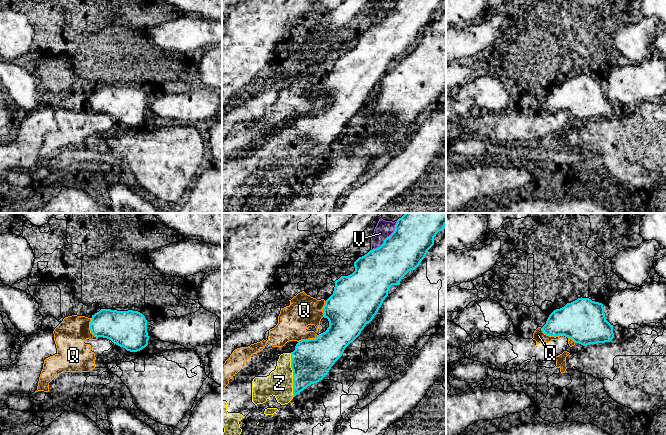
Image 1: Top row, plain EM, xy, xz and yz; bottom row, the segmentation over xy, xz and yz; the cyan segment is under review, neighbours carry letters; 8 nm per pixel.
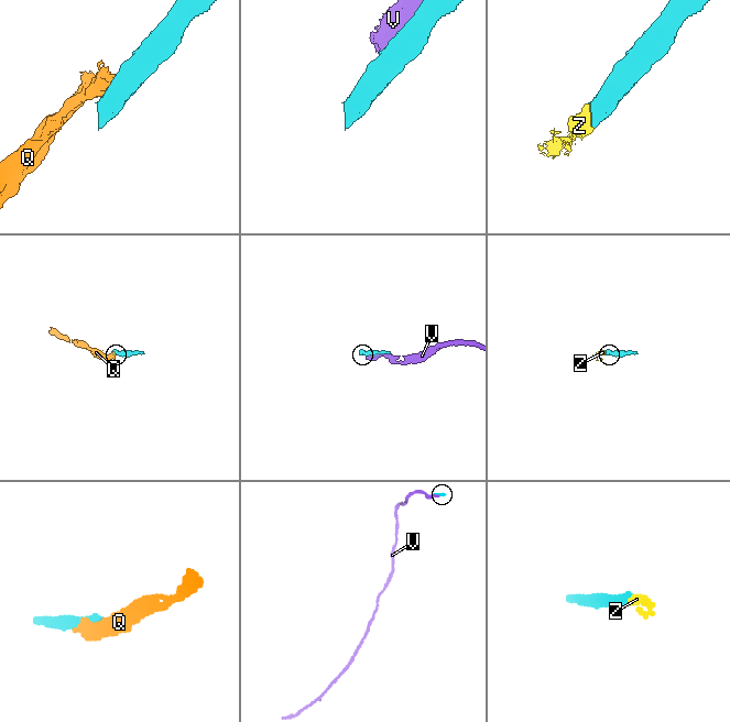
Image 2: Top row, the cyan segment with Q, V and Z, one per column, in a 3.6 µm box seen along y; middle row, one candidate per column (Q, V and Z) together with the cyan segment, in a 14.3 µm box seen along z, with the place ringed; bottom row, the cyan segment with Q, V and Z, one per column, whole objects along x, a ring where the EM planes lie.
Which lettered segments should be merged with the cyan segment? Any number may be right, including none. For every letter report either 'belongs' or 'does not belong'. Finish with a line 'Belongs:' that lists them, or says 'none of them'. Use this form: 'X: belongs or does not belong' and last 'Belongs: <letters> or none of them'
Q: does not belong
V: does not belong
Z: belongs
Belongs: Z

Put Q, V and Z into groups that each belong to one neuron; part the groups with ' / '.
Q V / Z

